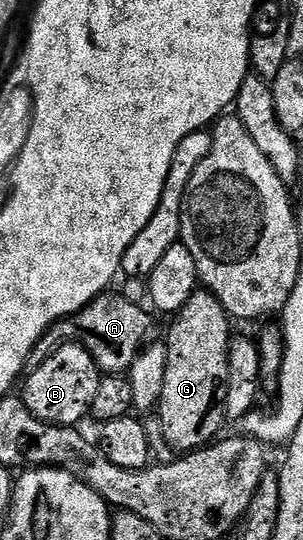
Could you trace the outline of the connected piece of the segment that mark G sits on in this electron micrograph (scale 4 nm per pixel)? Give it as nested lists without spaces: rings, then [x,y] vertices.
[[[202,288],[191,296],[188,304],[184,304],[184,308],[178,311],[171,322],[174,323],[170,326],[170,335],[164,339],[168,352],[168,364],[164,372],[164,392],[156,407],[156,414],[162,417],[160,430],[165,437],[165,445],[180,450],[176,452],[193,452],[215,441],[223,433],[222,425],[227,425],[228,422],[223,403],[226,401],[232,319],[222,306],[221,300],[209,290]]]

